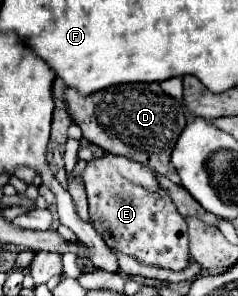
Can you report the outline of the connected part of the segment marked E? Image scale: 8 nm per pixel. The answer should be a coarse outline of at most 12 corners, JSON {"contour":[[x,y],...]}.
{"contour":[[105,153],[83,171],[109,247],[173,271],[187,225],[149,167]]}

